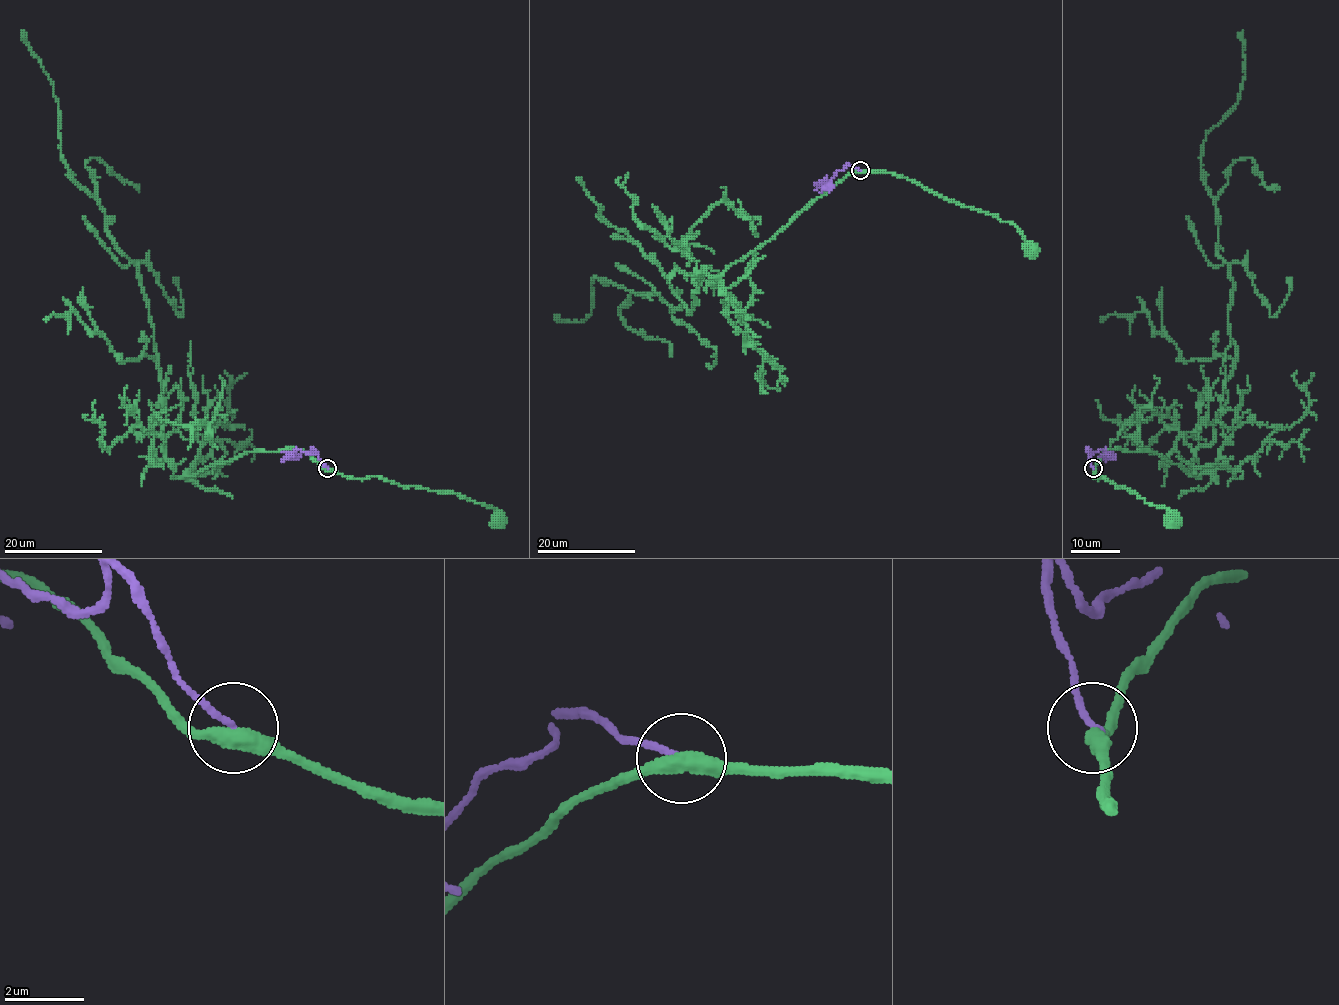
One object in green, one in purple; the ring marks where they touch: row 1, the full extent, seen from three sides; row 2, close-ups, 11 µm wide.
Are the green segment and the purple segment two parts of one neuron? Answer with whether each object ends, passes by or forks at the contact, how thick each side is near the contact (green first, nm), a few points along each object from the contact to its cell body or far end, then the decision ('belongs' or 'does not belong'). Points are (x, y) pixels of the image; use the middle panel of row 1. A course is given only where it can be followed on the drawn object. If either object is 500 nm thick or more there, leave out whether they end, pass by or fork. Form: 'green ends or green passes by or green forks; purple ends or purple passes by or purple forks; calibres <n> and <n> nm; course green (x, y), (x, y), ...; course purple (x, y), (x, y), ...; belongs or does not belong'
green passes by; purple ends; calibres 340 and 150 nm; course green (860, 169), (894, 173), (964, 206), (996, 215), (1012, 223), (1028, 244), (1027, 250), (1030, 250); course purple (860, 169), (847, 165), (829, 180), (815, 182); does not belong

